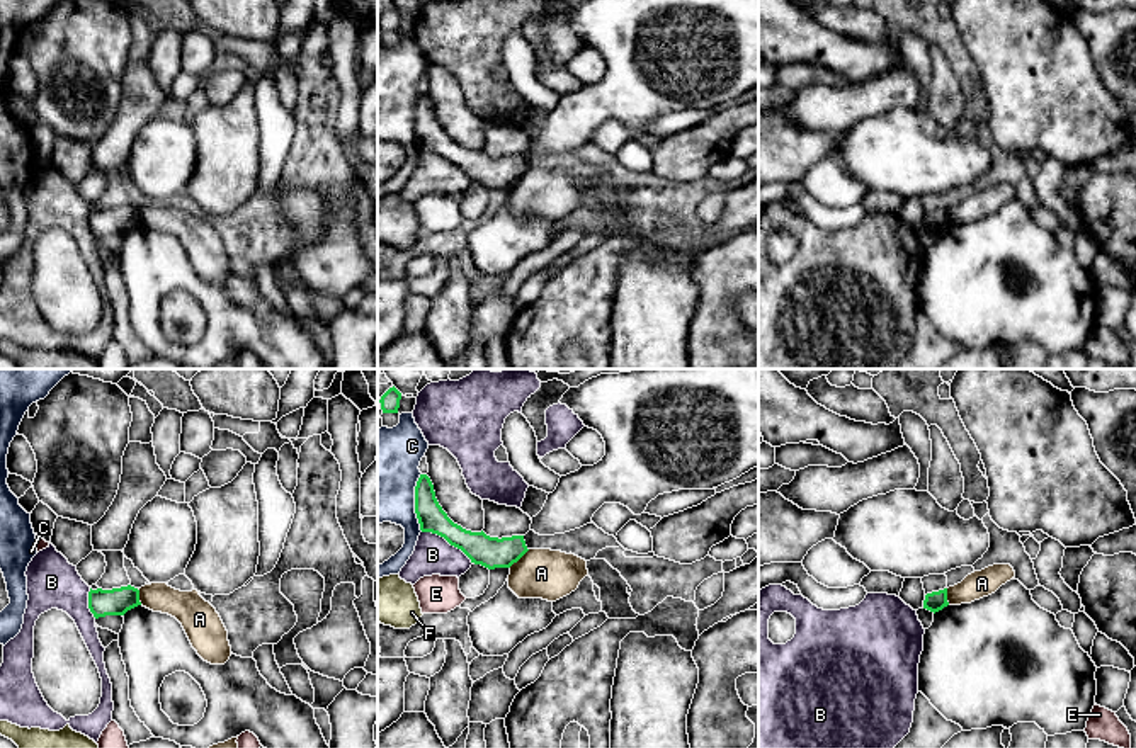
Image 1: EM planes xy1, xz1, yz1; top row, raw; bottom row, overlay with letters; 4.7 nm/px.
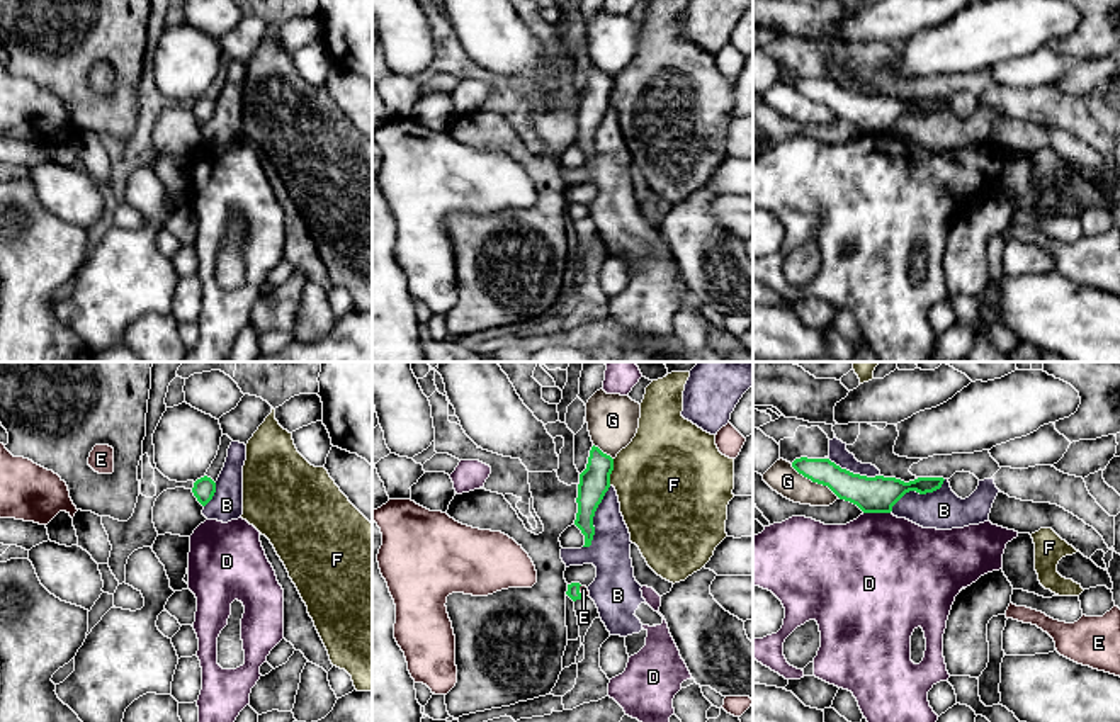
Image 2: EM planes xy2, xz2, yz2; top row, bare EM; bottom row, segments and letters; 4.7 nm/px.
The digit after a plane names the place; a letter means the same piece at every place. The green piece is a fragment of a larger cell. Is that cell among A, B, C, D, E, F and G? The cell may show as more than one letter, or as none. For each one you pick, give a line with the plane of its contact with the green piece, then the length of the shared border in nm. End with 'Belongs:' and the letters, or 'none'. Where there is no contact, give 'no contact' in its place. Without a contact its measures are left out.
E: meets green in xz2; contact 70 nm long
Belongs: E

